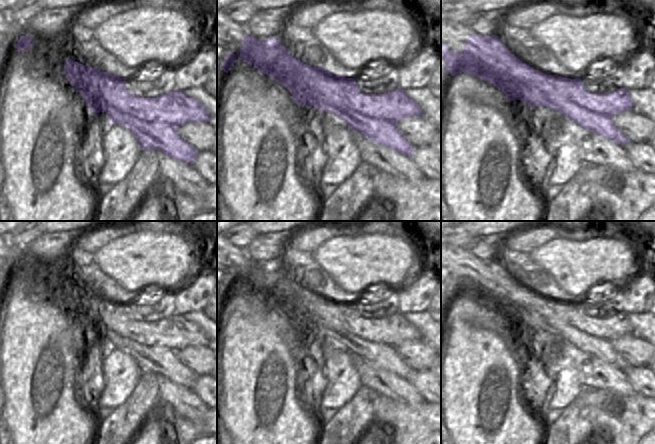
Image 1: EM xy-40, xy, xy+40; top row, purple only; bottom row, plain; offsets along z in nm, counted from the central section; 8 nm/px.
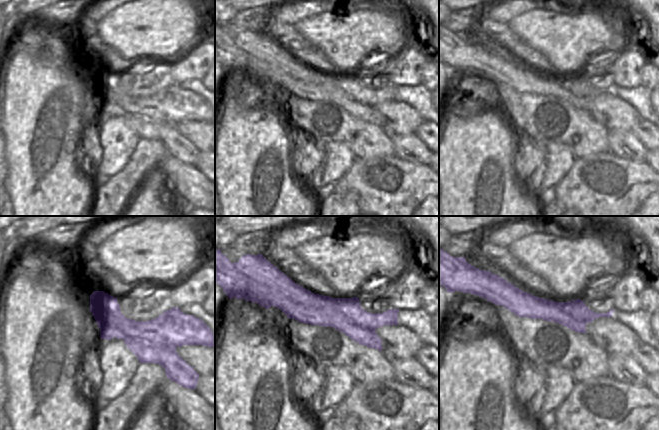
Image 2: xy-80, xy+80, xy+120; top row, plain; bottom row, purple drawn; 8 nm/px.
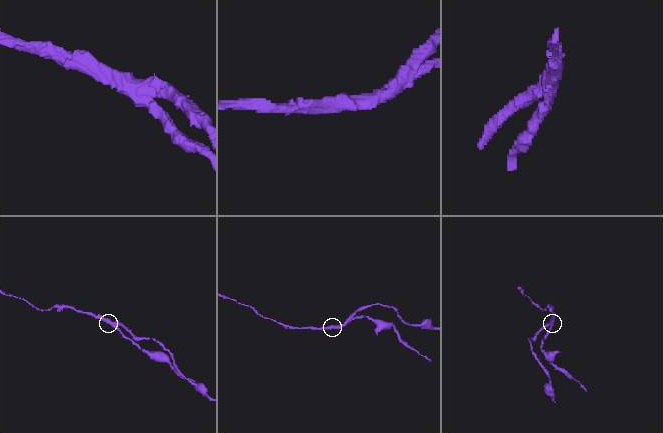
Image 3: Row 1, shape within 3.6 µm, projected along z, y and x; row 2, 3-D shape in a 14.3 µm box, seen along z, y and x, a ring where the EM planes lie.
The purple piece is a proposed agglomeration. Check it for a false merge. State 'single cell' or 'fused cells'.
fused cells

